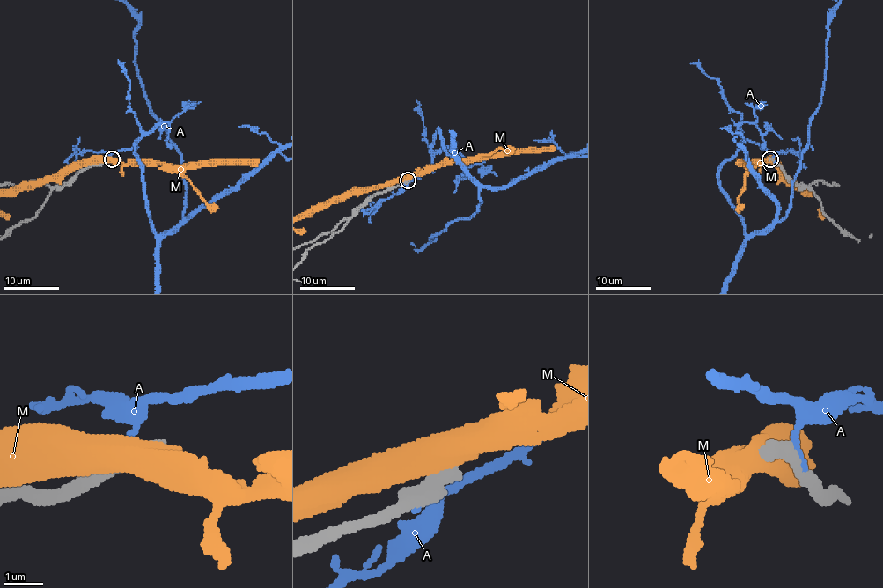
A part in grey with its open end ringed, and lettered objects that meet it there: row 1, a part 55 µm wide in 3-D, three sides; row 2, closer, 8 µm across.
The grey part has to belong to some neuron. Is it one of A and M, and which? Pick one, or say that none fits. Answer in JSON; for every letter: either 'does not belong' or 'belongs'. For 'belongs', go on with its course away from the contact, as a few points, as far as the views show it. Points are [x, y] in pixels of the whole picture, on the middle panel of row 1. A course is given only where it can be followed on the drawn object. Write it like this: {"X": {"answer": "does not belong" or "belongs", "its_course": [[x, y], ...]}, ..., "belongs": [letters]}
{"A": {"answer": "does not belong"}, "M": {"answer": "does not belong"}, "belongs": []}

